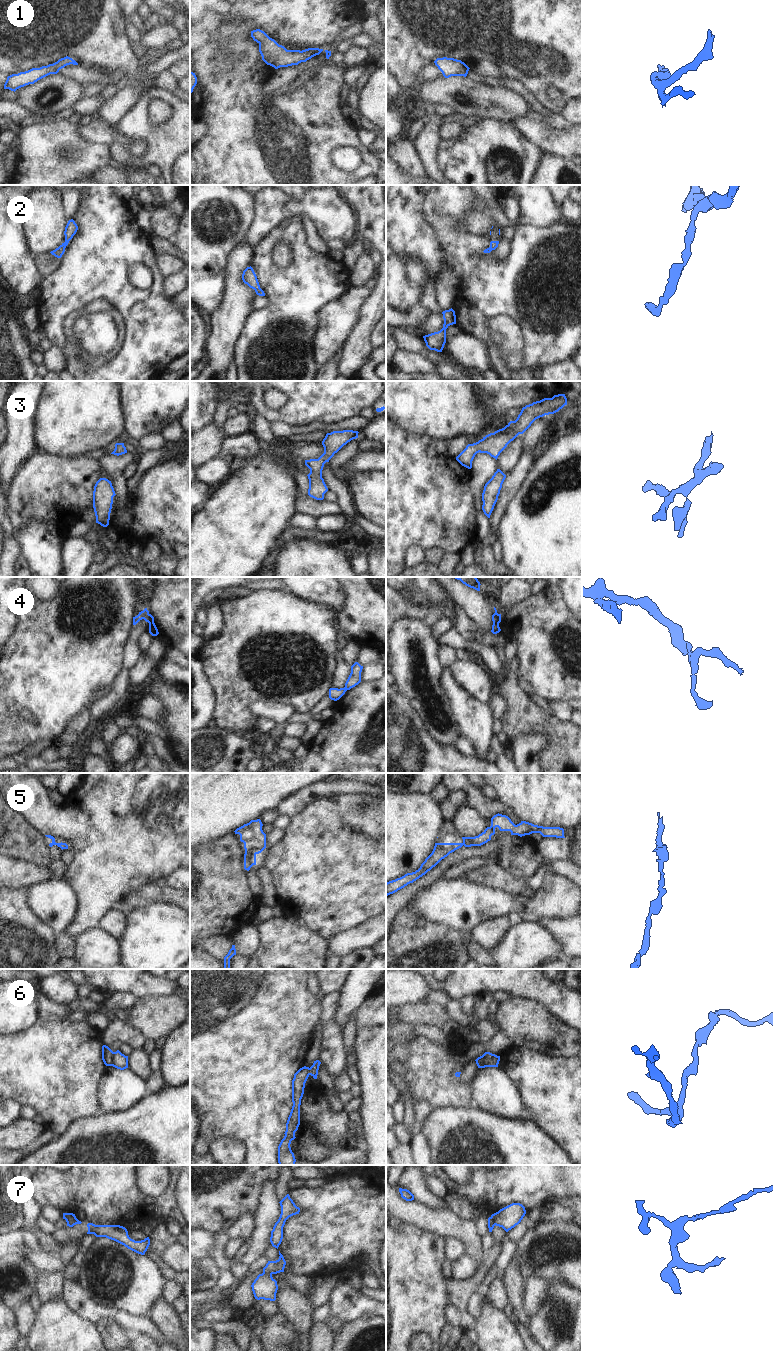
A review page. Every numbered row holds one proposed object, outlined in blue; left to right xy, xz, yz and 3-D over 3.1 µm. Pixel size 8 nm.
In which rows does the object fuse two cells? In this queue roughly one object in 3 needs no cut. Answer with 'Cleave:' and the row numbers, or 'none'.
Cleave: 4, 6, 7

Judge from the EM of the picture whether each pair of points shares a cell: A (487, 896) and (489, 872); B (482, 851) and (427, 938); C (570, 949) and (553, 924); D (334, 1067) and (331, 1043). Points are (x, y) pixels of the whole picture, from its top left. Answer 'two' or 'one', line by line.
A: two
B: two
C: one
D: one

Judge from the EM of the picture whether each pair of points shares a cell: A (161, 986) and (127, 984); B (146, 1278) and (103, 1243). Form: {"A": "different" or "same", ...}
{"A": "same", "B": "same"}

